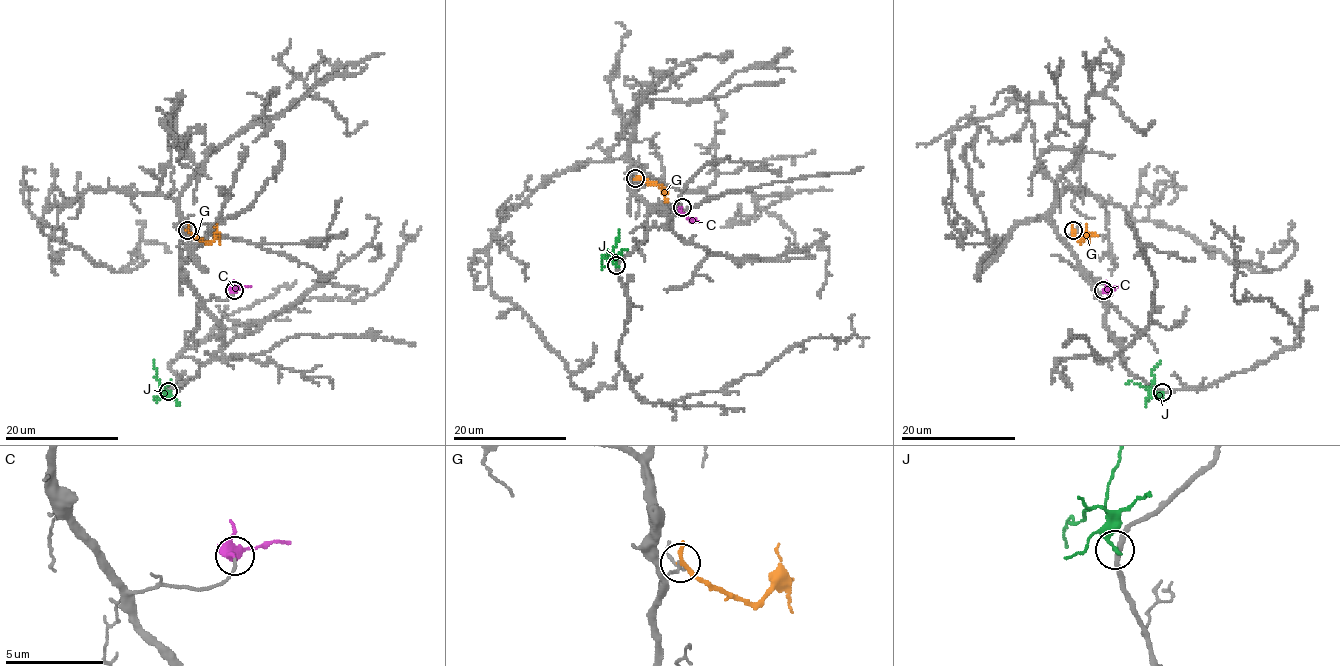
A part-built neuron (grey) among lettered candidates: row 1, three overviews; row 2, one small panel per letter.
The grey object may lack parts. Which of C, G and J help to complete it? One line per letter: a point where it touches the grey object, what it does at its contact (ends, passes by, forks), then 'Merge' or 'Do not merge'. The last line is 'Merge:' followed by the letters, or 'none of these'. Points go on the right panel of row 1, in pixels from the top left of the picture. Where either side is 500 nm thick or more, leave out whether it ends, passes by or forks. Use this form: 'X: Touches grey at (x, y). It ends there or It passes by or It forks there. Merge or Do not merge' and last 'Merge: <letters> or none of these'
C: Touches grey at (1103, 290). It ends there. Merge
G: Touches grey at (1073, 230). It ends there. Do not merge
J: Touches grey at (1162, 392). It ends there. Do not merge
Merge: C

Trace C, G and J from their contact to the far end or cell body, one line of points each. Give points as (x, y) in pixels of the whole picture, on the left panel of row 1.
C: (234, 290), (250, 285)
G: (187, 230), (210, 241), (217, 234), (220, 236)
J: (169, 390), (163, 396), (154, 361)

